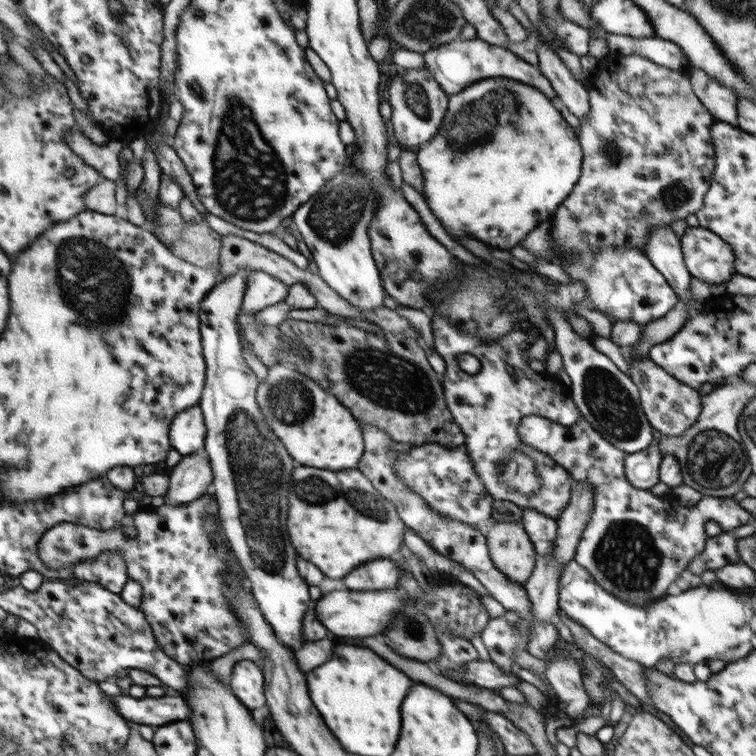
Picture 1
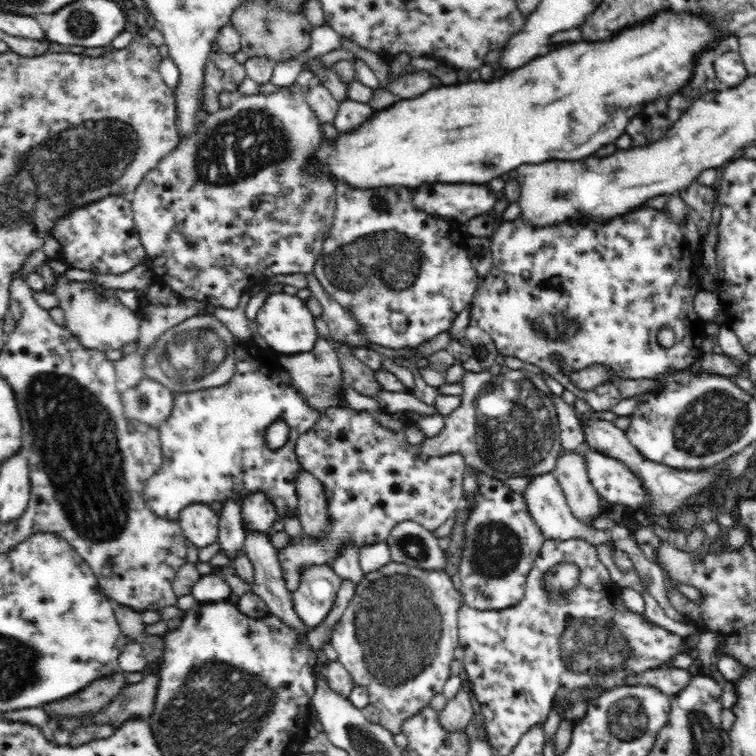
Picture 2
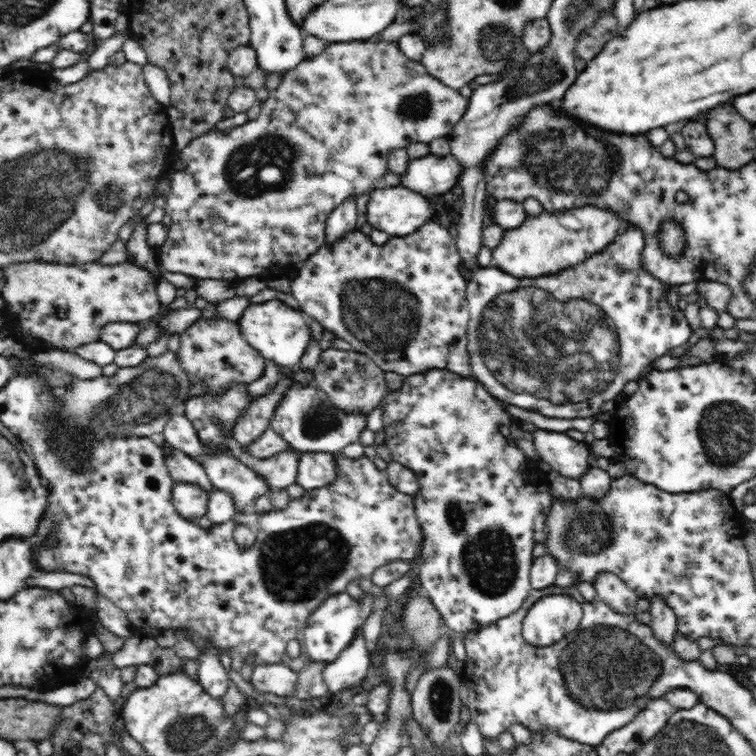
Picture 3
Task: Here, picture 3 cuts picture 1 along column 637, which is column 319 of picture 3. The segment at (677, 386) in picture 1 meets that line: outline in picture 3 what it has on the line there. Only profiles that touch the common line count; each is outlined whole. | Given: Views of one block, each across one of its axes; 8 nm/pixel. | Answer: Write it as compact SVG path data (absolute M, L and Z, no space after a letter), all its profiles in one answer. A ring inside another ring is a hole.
M339 349L324 350L321 360L313 368L314 378L310 381L314 387L320 387L330 397L332 405L346 411L347 414L369 414L389 393L389 378L385 370L378 367L366 354Z

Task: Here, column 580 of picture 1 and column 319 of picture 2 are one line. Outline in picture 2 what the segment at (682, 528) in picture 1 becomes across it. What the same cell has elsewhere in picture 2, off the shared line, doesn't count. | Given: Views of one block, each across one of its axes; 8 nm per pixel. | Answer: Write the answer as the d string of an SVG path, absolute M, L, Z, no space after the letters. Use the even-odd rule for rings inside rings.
M349 407L328 408L316 425L296 440L298 462L323 484L331 526L320 538L314 539L304 533L299 541L290 541L283 549L277 550L288 592L292 593L300 586L302 571L315 565L330 566L346 544L360 547L385 542L391 530L404 521L417 522L426 530L433 531L463 507L462 480L466 464L461 453L449 453L436 458L426 456L419 450L419 445L406 441L404 430L392 432L383 428L376 422L373 413L372 410Z

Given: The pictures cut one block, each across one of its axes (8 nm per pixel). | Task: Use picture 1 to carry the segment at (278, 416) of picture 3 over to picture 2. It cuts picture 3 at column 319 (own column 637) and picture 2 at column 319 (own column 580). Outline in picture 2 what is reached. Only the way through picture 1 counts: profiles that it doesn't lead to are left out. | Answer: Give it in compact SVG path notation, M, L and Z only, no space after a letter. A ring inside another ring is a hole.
M318 335L313 350L298 355L280 356L278 362L288 371L293 386L304 397L304 400L307 400L310 408L322 412L322 415L328 408L347 408L344 403L344 388L349 389L350 386L344 382L337 353L327 339Z

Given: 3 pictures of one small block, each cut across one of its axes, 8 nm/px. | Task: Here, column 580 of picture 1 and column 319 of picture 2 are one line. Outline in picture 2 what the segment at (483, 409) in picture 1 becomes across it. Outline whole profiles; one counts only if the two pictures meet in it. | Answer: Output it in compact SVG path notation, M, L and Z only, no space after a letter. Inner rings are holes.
M245 343L238 347L236 350L236 356L237 364L234 376L232 376L226 384L214 388L196 390L196 392L172 392L173 406L171 416L166 421L163 421L157 429L157 432L160 434L163 463L160 470L147 480L143 488L143 494L140 494L145 500L147 507L160 518L176 521L179 517L180 511L188 505L198 503L209 505L214 502L214 500L223 503L225 500L233 499L234 497L243 500L243 497L257 492L262 492L268 497L268 500L272 502L274 507L276 507L276 513L278 513L280 519L285 518L288 513L297 512L298 495L295 487L295 478L299 475L299 470L302 466L298 462L297 454L295 453L296 440L298 440L298 436L309 432L316 425L316 422L322 418L322 412L318 412L315 408L310 408L307 400L304 400L304 397L299 394L295 389L295 386L293 386L288 371L284 367L281 367L278 361L272 360L270 356L264 356L262 350L257 348L254 344ZM276 420L282 420L288 424L288 427L290 428L290 436L288 436L288 440L286 440L286 444L284 444L282 448L272 450L271 448L268 448L268 445L265 443L264 435L266 434L266 430L268 430L268 426L276 422Z

